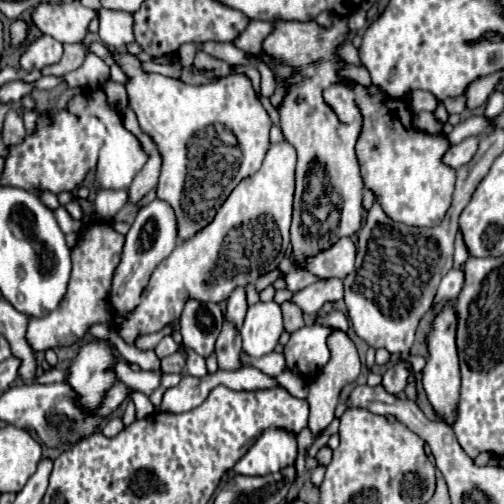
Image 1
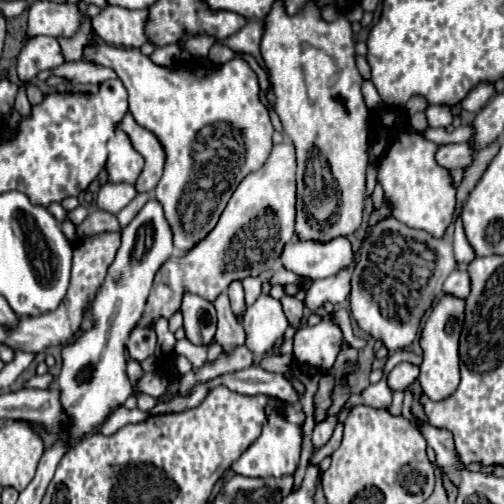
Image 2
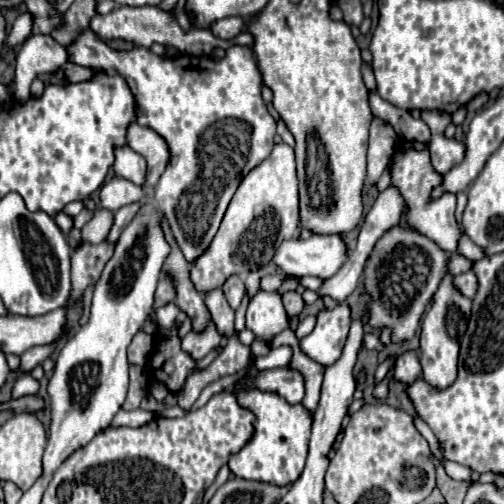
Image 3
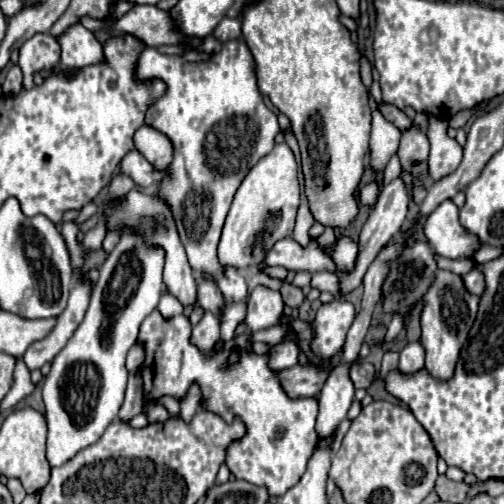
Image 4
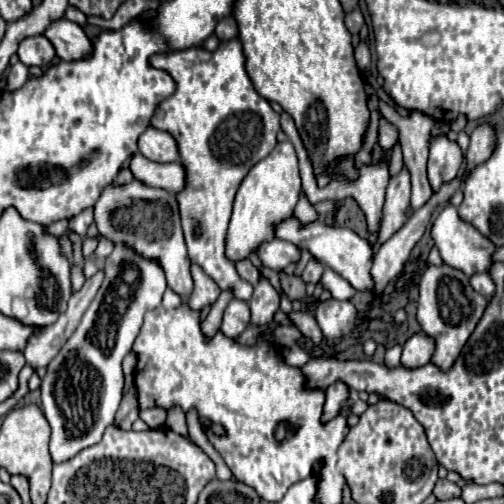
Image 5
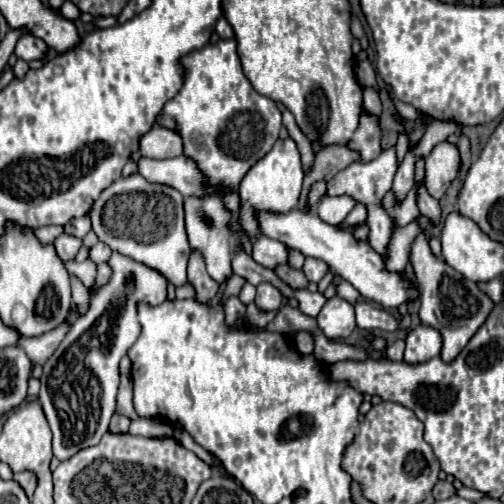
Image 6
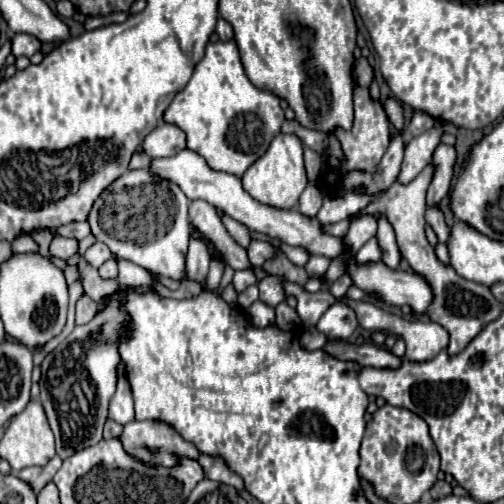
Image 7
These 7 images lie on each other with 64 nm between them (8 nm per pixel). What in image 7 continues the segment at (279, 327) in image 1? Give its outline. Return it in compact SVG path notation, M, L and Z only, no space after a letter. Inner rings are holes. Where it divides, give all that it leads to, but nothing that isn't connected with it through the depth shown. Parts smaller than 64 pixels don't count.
M268 276L264 280L260 280L258 288L260 288L260 300L268 306L278 306L286 296L284 296L284 290L282 290L282 280L278 276Z

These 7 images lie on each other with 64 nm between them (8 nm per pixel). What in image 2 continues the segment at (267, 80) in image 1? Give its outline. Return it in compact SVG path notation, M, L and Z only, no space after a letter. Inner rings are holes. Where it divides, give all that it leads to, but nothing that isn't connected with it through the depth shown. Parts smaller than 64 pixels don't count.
M250 20L240 32L230 36L222 44L230 46L236 52L252 54L256 58L256 62L260 62L260 38L262 38L262 34L264 34L264 22L262 20Z

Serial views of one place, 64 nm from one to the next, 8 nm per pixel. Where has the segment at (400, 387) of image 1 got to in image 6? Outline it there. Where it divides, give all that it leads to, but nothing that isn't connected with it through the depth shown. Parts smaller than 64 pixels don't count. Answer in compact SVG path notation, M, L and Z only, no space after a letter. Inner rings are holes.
M420 324L414 328L406 338L406 350L404 350L404 362L408 364L422 364L430 358L436 358L442 348L442 338L436 332L436 328L428 328Z

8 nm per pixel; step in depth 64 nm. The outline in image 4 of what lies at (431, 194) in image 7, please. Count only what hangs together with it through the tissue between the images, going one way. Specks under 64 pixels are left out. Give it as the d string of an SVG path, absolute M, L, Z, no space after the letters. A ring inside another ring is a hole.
M428 116L428 172L432 180L440 180L454 172L462 160L462 146L446 134L448 120L440 120L436 116Z

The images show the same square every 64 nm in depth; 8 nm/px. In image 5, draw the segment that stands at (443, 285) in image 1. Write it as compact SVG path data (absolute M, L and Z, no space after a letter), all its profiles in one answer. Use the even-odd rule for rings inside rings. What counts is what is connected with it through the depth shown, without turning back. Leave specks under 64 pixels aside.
M478 272L478 274L474 274L474 276L470 276L470 284L472 284L472 288L476 290L476 292L480 292L484 298L492 298L492 280L490 280L490 276L486 274L486 272Z

